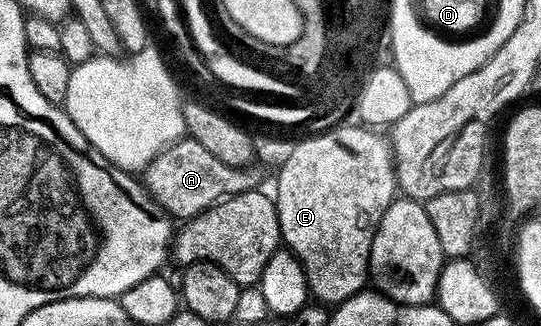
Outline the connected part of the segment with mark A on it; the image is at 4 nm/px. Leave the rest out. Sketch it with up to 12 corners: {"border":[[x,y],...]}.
{"border":[[187,137],[145,177],[168,214],[193,218],[256,190],[261,173],[229,166]]}

